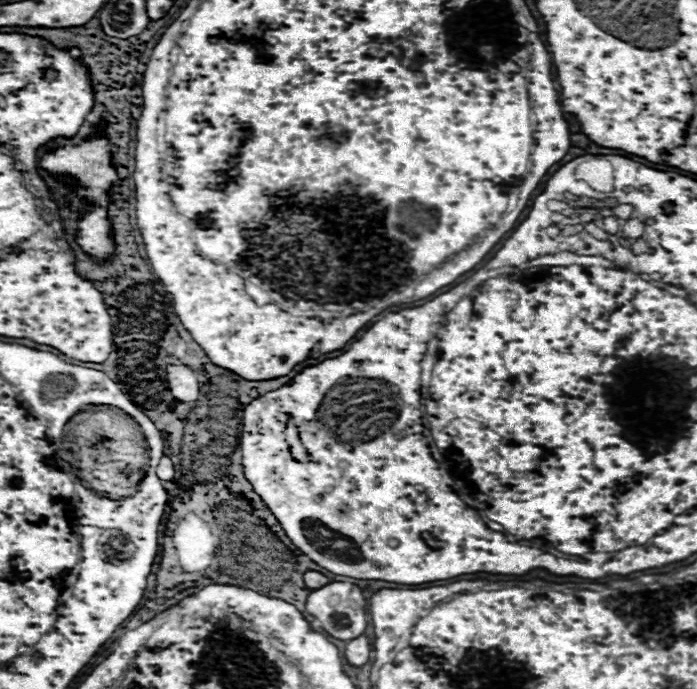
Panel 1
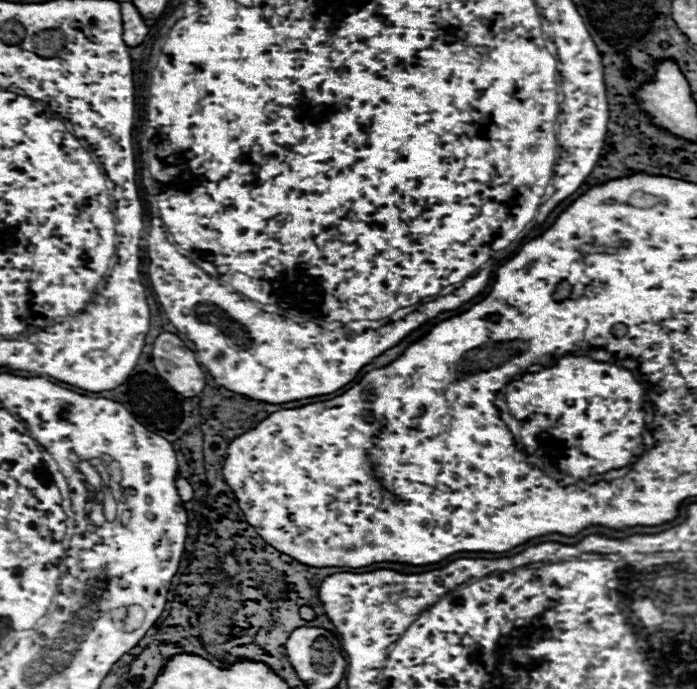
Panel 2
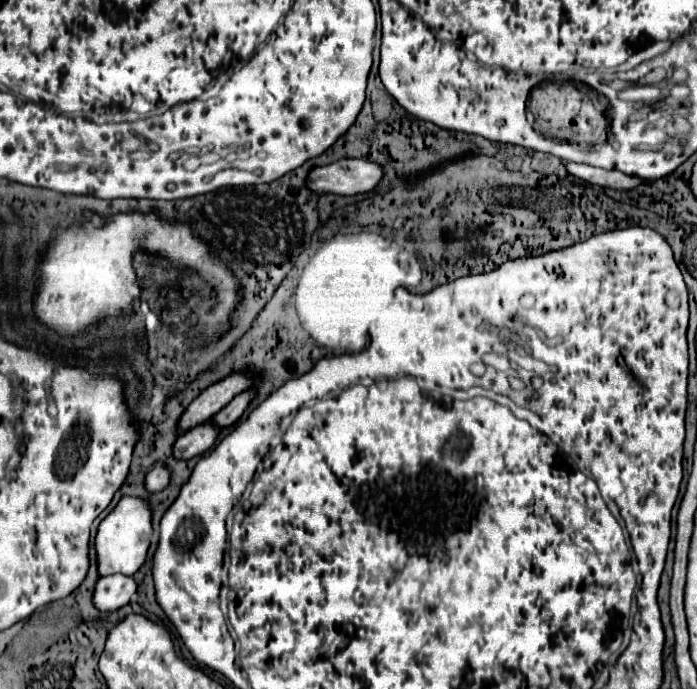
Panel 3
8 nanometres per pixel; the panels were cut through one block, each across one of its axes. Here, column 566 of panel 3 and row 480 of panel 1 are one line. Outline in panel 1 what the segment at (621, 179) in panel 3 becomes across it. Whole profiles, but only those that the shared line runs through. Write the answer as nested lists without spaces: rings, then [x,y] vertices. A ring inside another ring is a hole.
[[[162,456],[156,472],[158,472],[158,478],[160,478],[160,480],[164,480],[164,482],[172,480],[172,478],[174,478],[174,466],[172,466],[172,460],[170,460],[168,456]]]

